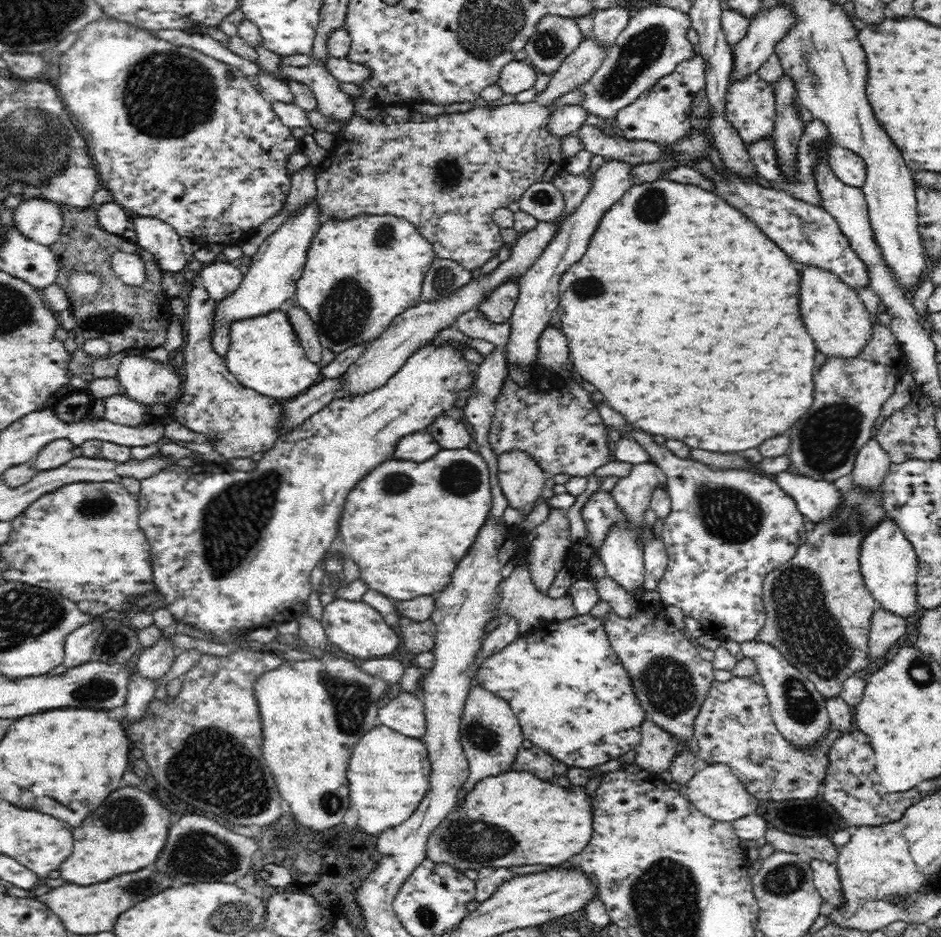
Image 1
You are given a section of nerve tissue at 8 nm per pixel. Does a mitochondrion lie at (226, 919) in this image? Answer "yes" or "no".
yes

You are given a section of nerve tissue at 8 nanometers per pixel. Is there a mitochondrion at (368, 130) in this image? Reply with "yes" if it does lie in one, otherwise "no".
no

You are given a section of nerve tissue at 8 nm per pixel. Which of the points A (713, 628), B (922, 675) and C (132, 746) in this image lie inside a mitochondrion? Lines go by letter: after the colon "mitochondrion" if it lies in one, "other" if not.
A: other
B: mitochondrion
C: other

